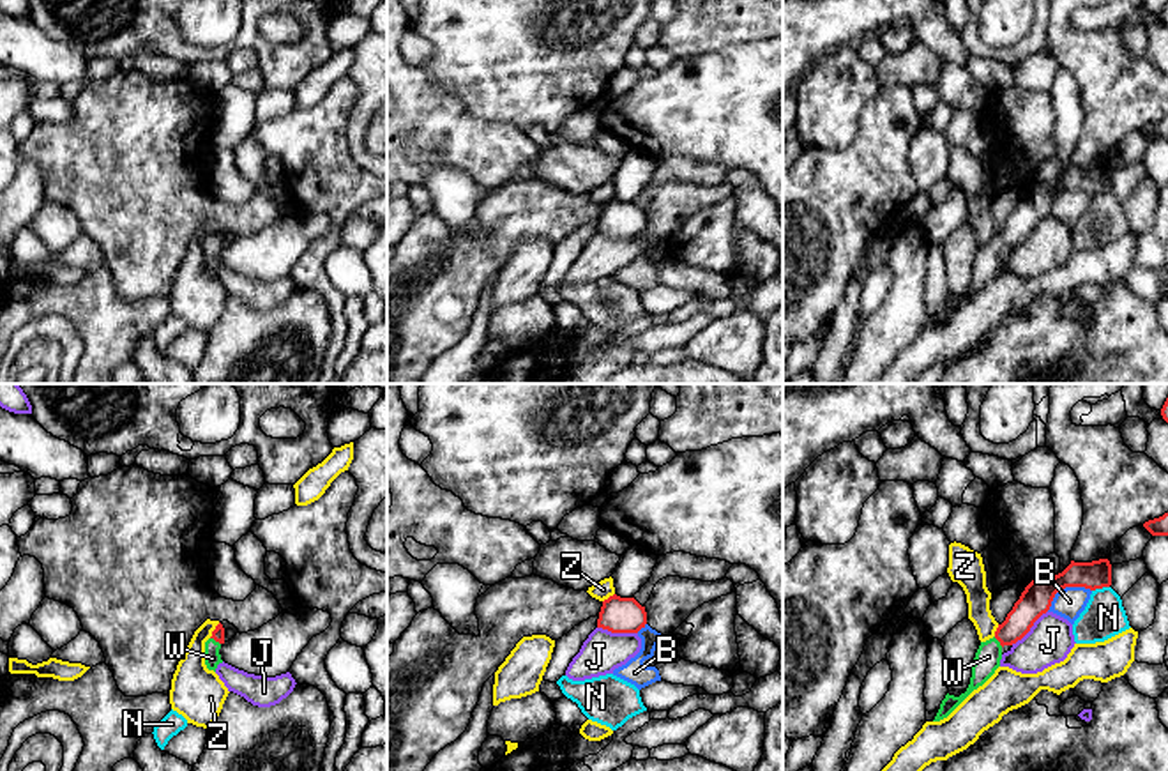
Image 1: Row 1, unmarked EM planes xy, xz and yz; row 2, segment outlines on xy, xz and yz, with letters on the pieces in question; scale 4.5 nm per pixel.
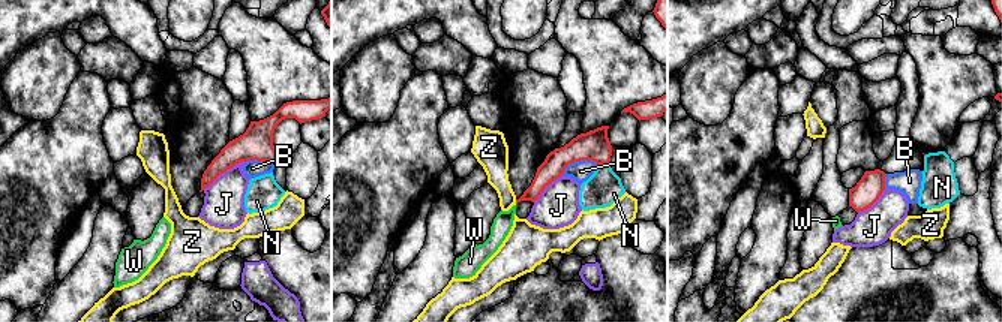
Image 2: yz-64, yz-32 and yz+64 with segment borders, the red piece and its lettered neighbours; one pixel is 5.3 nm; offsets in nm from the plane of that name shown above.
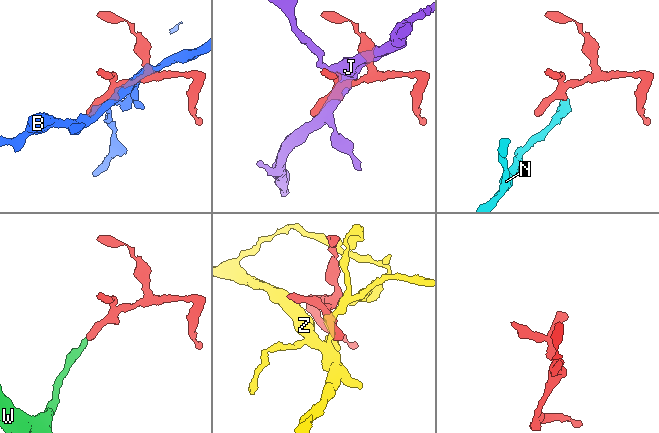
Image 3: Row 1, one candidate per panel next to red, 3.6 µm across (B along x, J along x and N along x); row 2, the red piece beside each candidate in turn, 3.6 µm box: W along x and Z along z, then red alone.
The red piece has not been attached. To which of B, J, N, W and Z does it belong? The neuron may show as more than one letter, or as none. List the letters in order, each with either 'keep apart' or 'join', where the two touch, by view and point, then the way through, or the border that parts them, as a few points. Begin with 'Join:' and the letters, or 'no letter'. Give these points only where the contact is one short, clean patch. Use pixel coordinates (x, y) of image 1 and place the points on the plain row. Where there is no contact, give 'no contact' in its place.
Join: W
B: keep apart; contact yz (1064, 191); border yz (1091, 193), (1062, 191), (1046, 214)
J: keep apart; contact xz (617, 236)
N: keep apart; contact yz (1099, 191); border yz (1108, 190), (1092, 195)
W: join; contact xy (216, 244); way xy (218, 237), (216, 244), (212, 262)
Z: keep apart; contact xy (214, 234); border xy (219, 227), (209, 241)

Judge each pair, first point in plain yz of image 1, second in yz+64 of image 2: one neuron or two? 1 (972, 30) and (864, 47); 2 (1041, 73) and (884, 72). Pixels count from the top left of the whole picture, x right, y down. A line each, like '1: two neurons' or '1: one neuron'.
1: two neurons
2: one neuron

